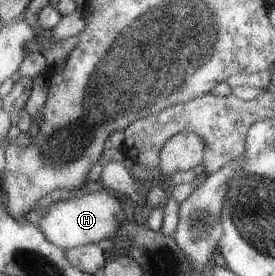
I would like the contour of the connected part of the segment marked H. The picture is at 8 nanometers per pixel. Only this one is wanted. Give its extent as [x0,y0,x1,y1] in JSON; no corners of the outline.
[39,190,125,251]

